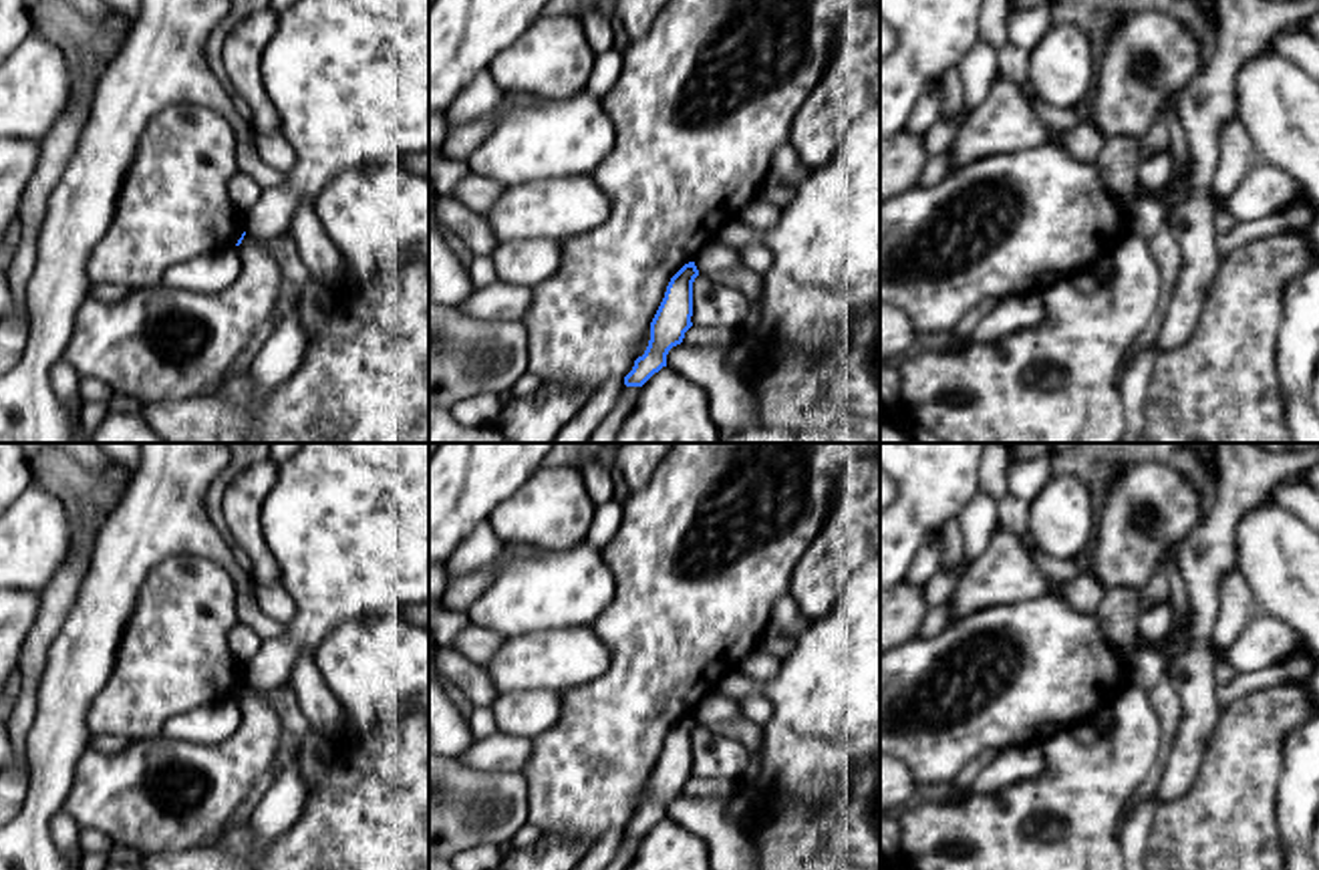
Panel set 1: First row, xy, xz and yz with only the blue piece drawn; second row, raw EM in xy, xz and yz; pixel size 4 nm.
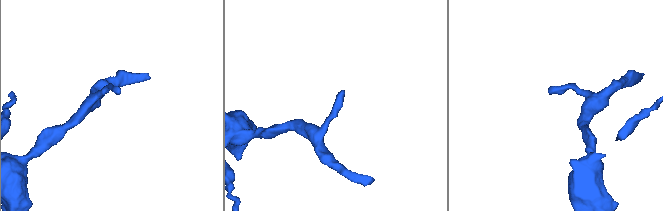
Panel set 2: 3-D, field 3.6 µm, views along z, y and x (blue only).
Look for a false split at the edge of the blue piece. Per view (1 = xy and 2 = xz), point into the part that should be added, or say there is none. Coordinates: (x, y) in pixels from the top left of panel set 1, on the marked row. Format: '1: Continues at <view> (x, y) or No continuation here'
1: No continuation here
2: No continuation here

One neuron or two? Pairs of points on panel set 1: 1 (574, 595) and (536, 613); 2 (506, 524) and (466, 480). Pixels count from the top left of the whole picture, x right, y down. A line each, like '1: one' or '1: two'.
1: one
2: two

